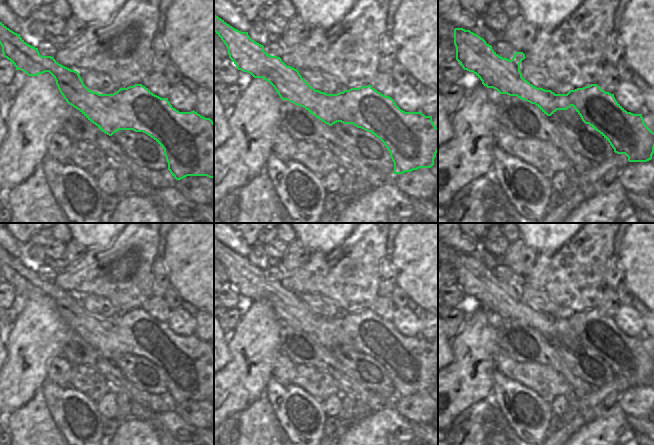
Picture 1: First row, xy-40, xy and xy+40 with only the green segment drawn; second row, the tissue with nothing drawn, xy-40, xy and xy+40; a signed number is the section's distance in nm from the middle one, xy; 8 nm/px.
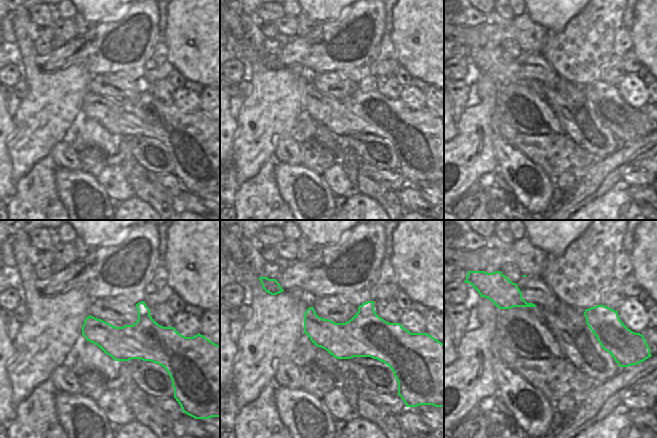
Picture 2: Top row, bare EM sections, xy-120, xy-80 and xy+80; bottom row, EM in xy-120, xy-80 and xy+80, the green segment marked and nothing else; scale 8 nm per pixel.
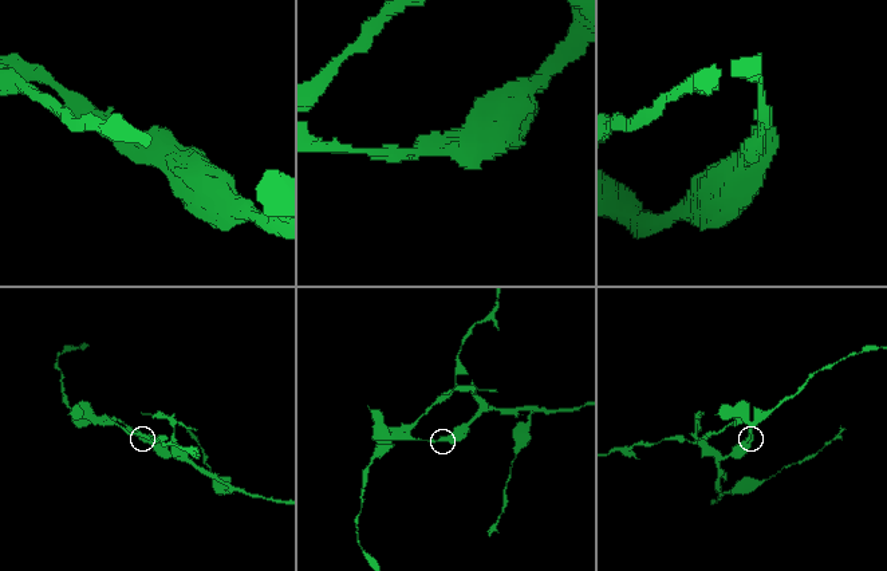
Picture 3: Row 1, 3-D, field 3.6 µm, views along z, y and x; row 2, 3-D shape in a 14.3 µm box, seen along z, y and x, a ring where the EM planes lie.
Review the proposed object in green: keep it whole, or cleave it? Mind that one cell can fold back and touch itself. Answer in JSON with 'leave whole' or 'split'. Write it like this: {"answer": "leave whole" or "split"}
{"answer": "leave whole"}

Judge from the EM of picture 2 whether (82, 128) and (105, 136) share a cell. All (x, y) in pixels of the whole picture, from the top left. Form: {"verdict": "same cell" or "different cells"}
{"verdict": "same cell"}

